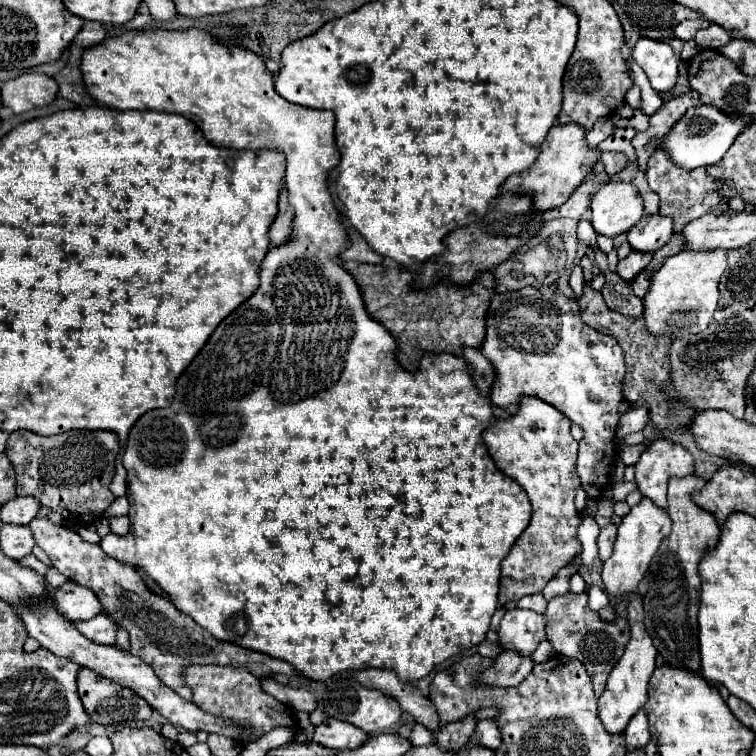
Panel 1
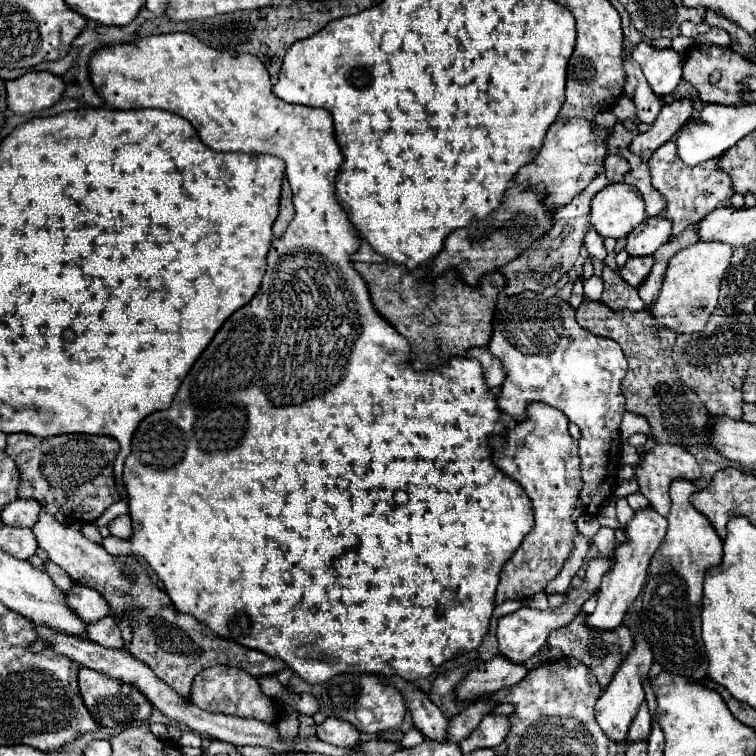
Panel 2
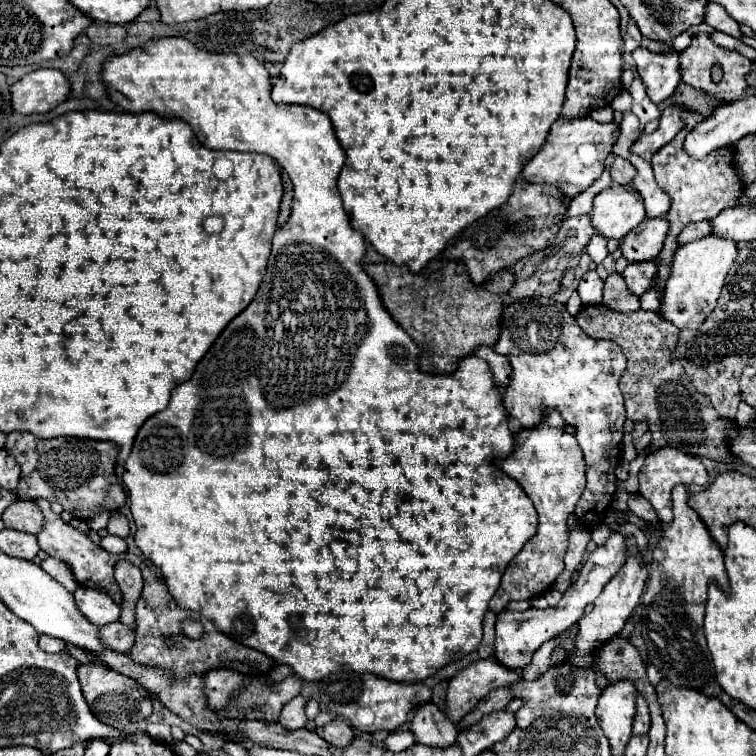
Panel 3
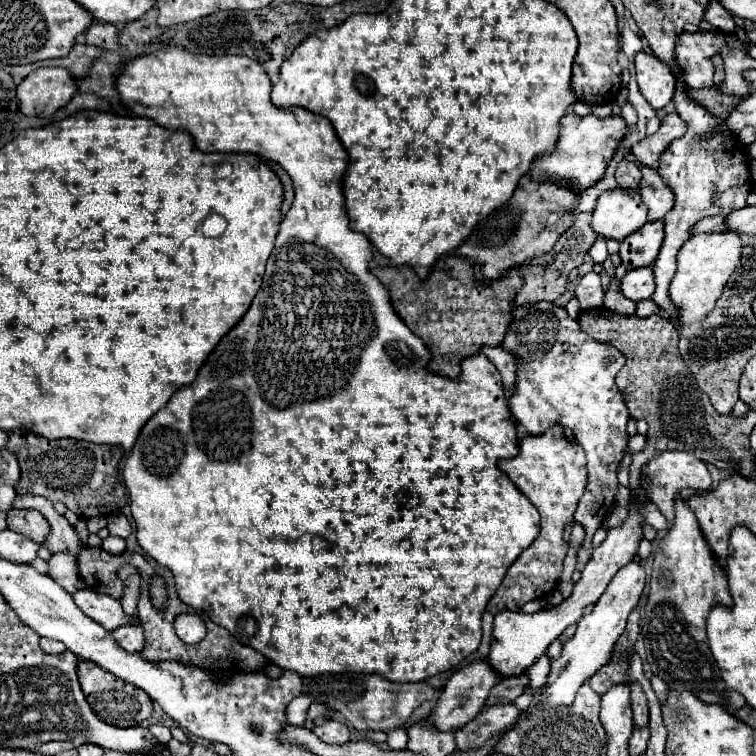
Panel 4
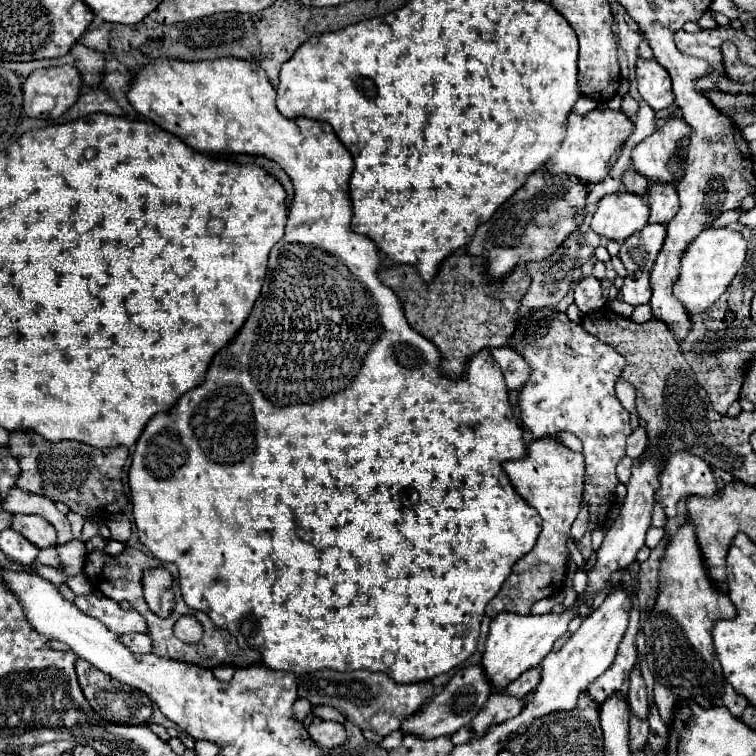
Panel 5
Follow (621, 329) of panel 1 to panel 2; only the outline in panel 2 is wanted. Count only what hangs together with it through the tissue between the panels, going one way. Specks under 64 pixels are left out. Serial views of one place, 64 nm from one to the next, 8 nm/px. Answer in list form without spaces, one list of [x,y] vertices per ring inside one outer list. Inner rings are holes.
[[[584,298],[584,302],[576,310],[576,320],[582,328],[594,332],[604,338],[612,338],[620,344],[626,360],[628,372],[622,382],[622,392],[626,396],[626,410],[636,412],[648,418],[652,436],[656,440],[666,440],[672,444],[688,446],[688,444],[706,444],[704,432],[708,426],[708,410],[696,400],[696,394],[690,388],[684,388],[680,376],[676,372],[676,364],[672,362],[672,344],[676,340],[676,332],[652,328],[648,320],[648,310],[642,312],[614,312],[600,300]]]

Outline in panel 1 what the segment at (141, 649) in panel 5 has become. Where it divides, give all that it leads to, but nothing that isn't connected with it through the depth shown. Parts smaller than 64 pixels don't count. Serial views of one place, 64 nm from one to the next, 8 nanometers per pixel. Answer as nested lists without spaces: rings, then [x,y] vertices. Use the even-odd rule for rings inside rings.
[[[98,614],[92,620],[76,622],[76,630],[80,630],[88,640],[92,640],[96,644],[106,644],[106,646],[114,644],[116,624],[112,624],[104,614]]]

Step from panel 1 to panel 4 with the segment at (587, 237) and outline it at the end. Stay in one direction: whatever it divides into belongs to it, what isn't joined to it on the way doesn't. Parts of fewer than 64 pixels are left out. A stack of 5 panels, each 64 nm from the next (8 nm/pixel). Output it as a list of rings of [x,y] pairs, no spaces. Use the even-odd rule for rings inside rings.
[[[598,236],[598,240],[596,240],[596,242],[592,244],[592,248],[588,250],[588,254],[592,256],[592,260],[594,260],[594,262],[602,264],[602,262],[604,262],[604,260],[608,258],[608,250],[606,250],[606,240]]]

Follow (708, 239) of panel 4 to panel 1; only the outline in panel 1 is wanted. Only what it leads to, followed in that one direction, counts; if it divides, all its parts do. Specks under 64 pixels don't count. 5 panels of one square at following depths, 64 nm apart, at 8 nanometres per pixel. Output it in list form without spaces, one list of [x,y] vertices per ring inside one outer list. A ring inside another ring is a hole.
[[[680,252],[670,256],[652,276],[648,294],[644,296],[644,324],[652,336],[668,336],[672,340],[700,334],[712,320],[718,304],[718,282],[726,270],[726,252]]]

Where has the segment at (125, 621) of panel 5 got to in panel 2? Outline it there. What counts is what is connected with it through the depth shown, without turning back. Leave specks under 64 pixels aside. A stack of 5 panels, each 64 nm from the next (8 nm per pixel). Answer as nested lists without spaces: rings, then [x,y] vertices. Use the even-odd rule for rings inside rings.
[[[74,584],[70,592],[66,592],[66,602],[68,606],[76,612],[76,616],[90,624],[90,622],[96,622],[108,614],[112,614],[108,610],[108,604],[106,600],[92,588],[88,586],[80,586],[80,584]]]

